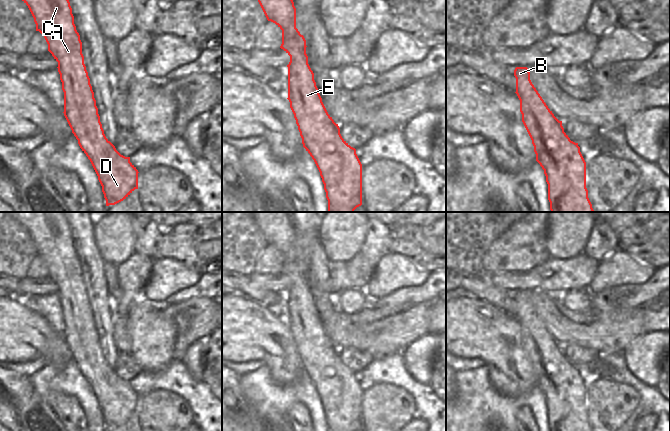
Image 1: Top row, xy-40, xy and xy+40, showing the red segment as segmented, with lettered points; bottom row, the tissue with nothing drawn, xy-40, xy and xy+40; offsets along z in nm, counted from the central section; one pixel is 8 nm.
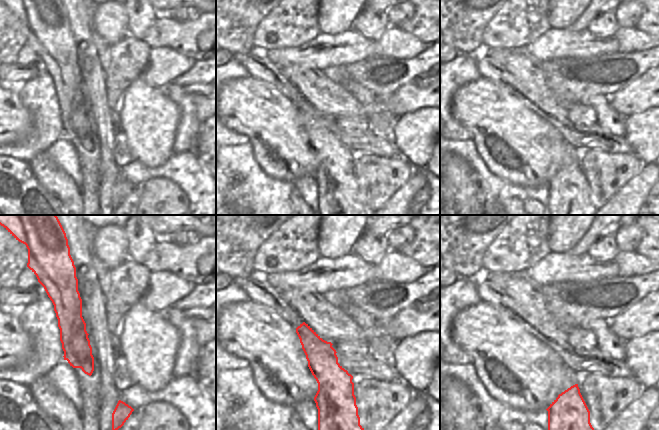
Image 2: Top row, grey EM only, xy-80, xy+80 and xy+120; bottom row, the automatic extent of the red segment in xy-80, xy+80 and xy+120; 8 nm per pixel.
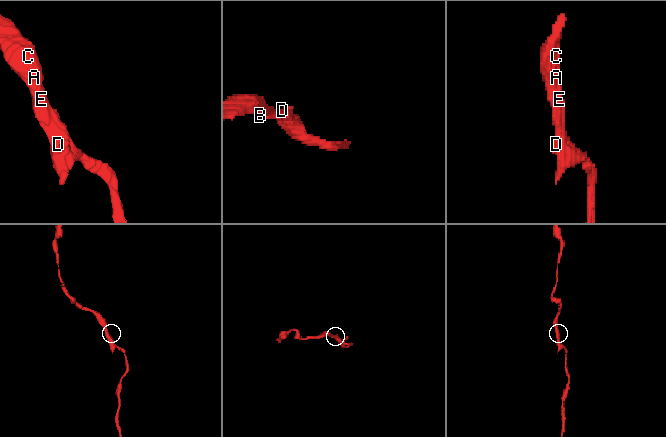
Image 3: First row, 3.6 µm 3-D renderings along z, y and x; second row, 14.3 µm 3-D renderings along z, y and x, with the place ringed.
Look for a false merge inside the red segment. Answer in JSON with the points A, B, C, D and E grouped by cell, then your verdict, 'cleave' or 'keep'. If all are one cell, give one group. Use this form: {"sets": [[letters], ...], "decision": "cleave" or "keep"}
{"sets": [["A", "B", "C", "D", "E"]], "decision": "keep"}

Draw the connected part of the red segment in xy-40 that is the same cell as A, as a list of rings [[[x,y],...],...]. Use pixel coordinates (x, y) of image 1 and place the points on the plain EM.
[[[6,212],[21,223],[29,232],[36,255],[39,255],[48,268],[48,275],[58,286],[58,296],[64,316],[64,340],[78,364],[82,375],[90,384],[102,410],[106,430],[115,429],[138,413],[138,394],[130,386],[130,381],[121,379],[106,362],[90,302],[84,288],[82,266],[74,248],[70,226],[62,212]]]

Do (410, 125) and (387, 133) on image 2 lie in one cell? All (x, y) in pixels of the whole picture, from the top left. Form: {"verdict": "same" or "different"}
{"verdict": "different"}

